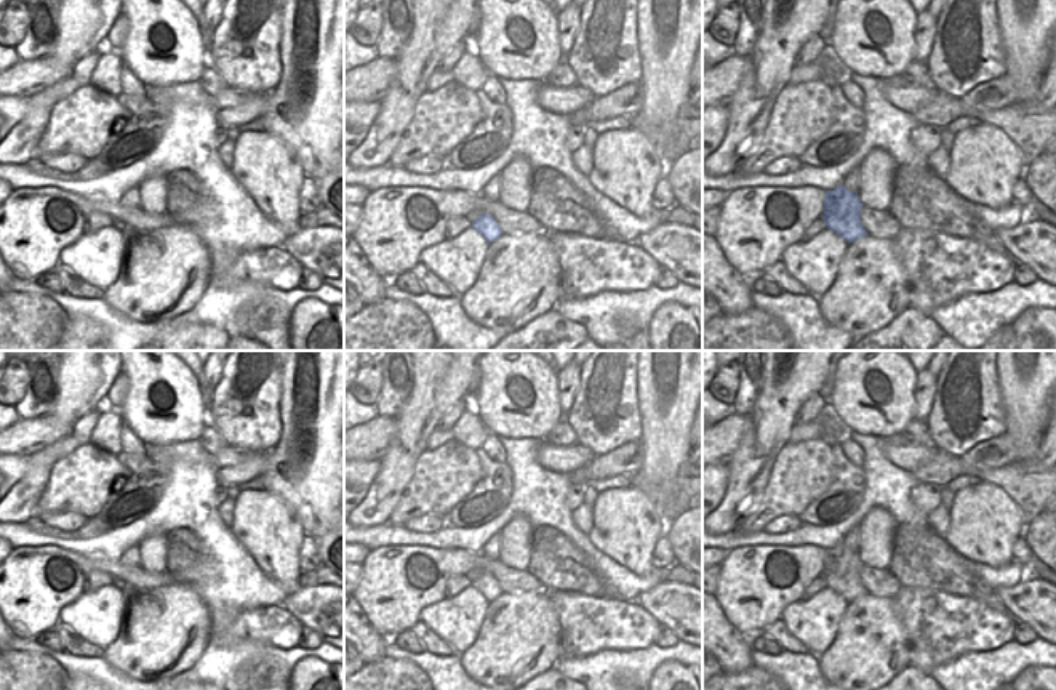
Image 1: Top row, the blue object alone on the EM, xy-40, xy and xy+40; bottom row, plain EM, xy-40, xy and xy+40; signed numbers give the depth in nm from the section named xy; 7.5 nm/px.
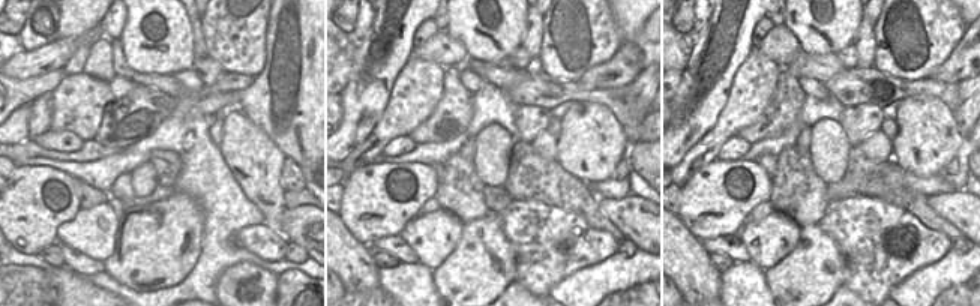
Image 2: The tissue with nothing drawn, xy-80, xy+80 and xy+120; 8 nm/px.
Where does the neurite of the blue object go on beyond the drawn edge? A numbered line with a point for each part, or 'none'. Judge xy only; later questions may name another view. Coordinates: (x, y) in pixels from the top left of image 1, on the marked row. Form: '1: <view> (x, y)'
none

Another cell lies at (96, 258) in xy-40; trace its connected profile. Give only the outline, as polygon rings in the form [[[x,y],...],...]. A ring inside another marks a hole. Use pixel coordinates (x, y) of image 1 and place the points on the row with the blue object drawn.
[[[102,227],[94,234],[83,234],[75,243],[64,247],[58,263],[69,266],[82,280],[106,290],[120,274],[126,239],[123,232]]]

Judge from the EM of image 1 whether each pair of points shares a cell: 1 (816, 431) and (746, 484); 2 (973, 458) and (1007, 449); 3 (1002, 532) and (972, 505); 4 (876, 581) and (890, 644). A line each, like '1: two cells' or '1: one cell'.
1: two cells
2: one cell
3: one cell
4: two cells

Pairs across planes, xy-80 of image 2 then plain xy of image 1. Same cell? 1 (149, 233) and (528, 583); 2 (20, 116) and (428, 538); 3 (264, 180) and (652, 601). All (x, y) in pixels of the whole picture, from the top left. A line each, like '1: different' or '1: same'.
1: different
2: different
3: different

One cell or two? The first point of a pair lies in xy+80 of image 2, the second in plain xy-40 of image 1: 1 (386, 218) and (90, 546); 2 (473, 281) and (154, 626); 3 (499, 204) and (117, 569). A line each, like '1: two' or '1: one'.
1: two
2: one
3: one

